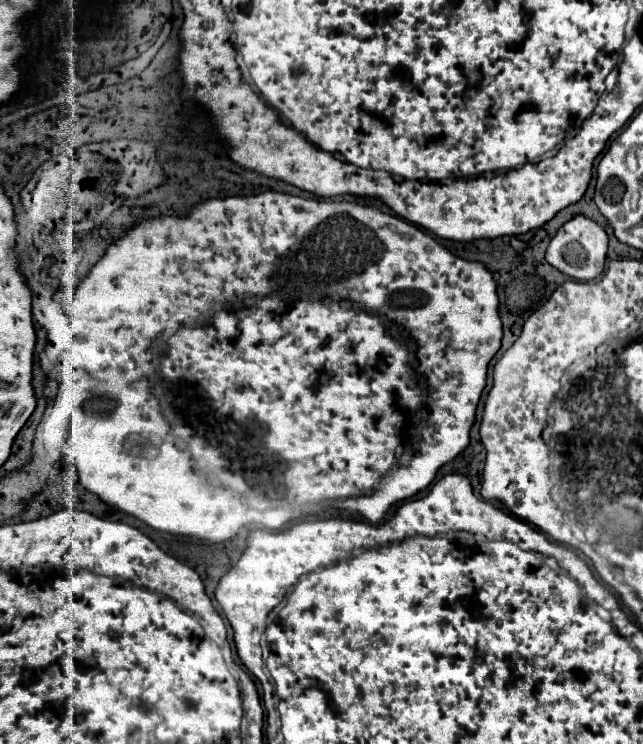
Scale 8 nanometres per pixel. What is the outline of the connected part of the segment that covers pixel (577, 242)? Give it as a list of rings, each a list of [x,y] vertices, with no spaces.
[[[576,215],[568,223],[564,223],[556,235],[552,237],[548,251],[546,251],[546,261],[556,267],[560,273],[578,279],[578,281],[592,281],[604,271],[606,263],[606,251],[608,251],[608,235],[606,231],[592,219],[584,215]]]

